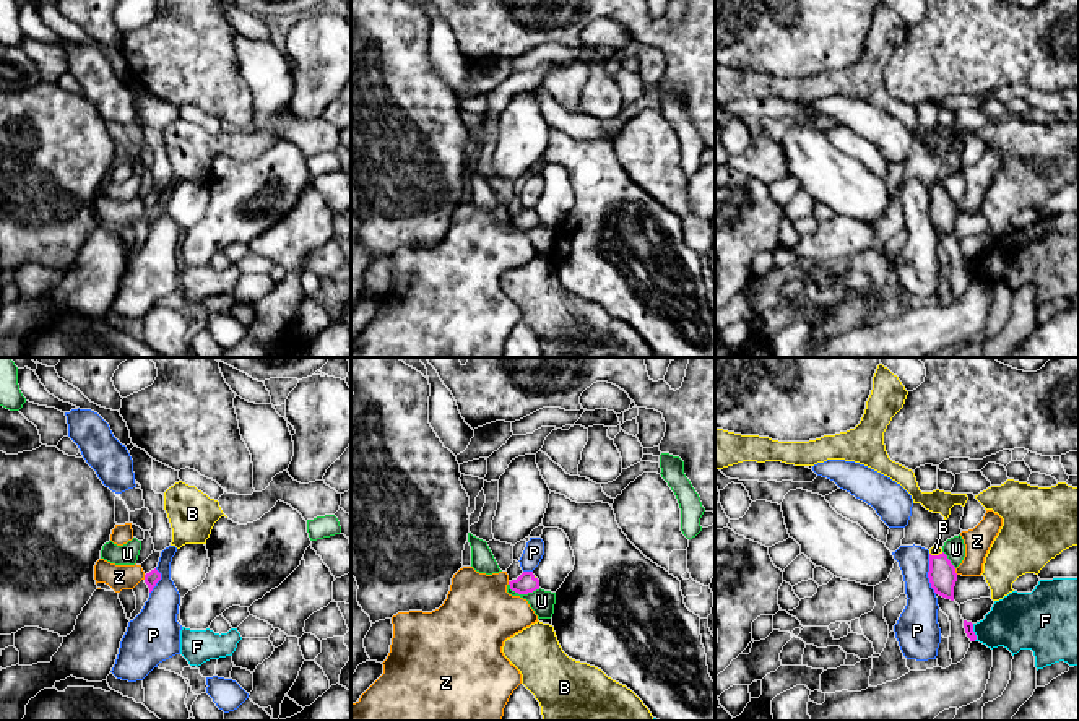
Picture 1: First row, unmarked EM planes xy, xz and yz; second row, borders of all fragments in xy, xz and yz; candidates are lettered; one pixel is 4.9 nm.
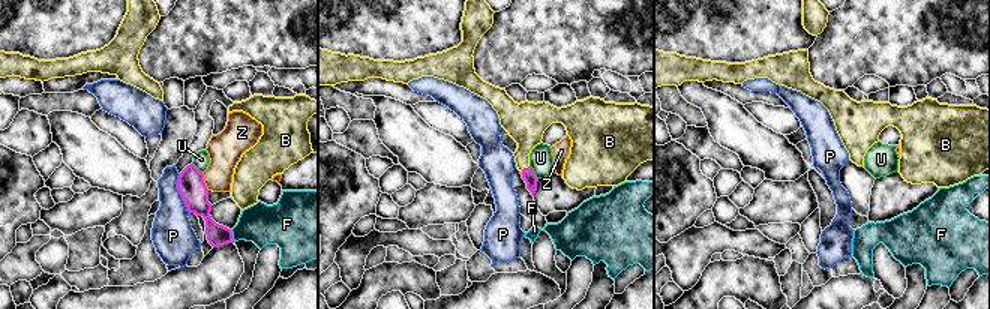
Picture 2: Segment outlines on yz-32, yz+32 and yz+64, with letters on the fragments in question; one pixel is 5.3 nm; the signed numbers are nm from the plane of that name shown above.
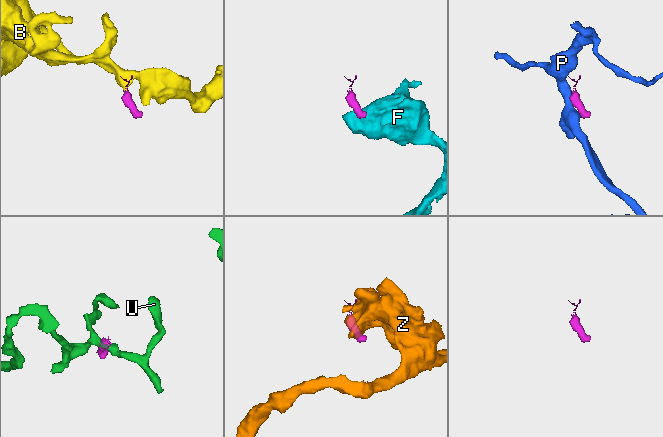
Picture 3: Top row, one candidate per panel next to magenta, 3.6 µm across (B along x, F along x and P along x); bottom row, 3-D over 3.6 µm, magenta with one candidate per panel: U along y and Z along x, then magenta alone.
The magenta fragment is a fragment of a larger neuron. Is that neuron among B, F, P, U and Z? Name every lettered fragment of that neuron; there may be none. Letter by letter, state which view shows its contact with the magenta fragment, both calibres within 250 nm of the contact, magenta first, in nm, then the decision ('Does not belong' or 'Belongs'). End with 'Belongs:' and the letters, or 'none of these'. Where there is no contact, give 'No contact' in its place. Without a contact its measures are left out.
B: Touches magenta in yz. Thickness 140 nm (magenta) against 50 nm. Belongs
F: Touches magenta in yz. Thickness 50 nm (magenta) against 280 nm. Does not belong
P: Touches magenta in yz. Thickness 140 nm (magenta) against 190 nm. Does not belong
U: Touches magenta in xz. Thickness 100 nm (magenta) against 120 nm. Does not belong
Z: Touches magenta in yz. Thickness 140 nm (magenta) against 130 nm. Does not belong
Belongs: B

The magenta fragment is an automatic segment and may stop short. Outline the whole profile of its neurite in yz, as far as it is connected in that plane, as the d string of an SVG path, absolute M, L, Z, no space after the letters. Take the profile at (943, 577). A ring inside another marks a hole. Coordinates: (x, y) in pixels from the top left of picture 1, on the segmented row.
M938 544L930 549L928 578L936 594L954 601L954 586L957 581L956 567Z

